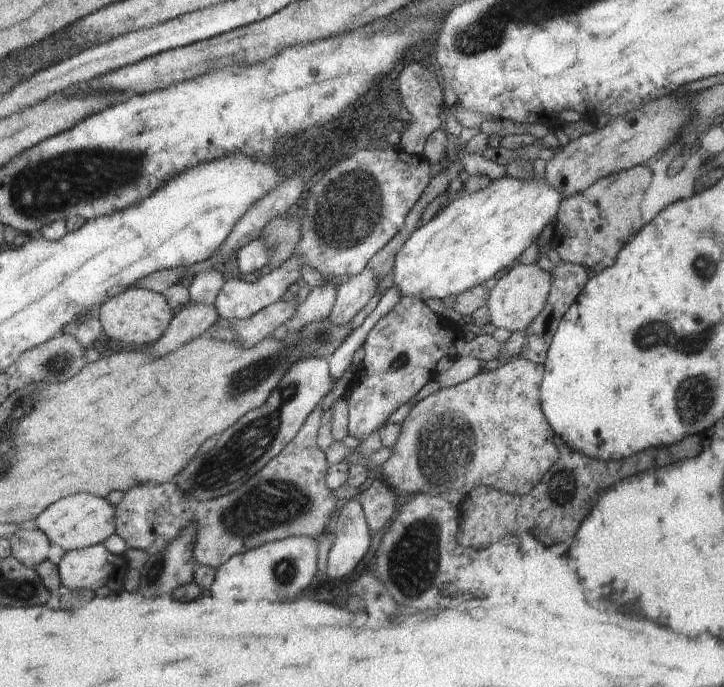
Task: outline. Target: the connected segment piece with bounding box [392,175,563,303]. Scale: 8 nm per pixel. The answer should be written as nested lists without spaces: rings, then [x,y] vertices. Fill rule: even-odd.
[[[528,175],[528,177],[530,177],[530,180],[513,179],[506,176],[500,180],[496,180],[496,182],[491,182],[486,190],[480,190],[480,192],[469,191],[468,194],[462,194],[461,196],[458,196],[456,200],[450,200],[449,204],[446,207],[442,207],[434,218],[426,224],[424,223],[418,230],[415,230],[395,257],[395,264],[393,266],[393,284],[398,288],[400,298],[402,298],[402,296],[412,296],[412,298],[418,298],[418,300],[426,303],[426,300],[430,300],[430,298],[439,298],[442,300],[443,298],[458,296],[459,294],[466,292],[466,290],[470,290],[473,286],[481,285],[490,278],[493,278],[494,276],[496,277],[498,272],[510,268],[509,266],[522,256],[526,248],[531,244],[534,244],[534,242],[537,242],[544,228],[550,223],[554,223],[557,210],[560,206],[560,201],[563,199],[563,194],[560,194],[560,191],[556,190],[556,187],[553,187],[545,177],[536,178],[533,175]]]

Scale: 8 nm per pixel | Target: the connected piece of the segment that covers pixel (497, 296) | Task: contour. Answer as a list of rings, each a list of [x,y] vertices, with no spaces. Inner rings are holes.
[[[517,264],[506,271],[494,284],[494,288],[488,291],[488,302],[485,305],[490,312],[490,323],[512,333],[526,330],[547,306],[552,288],[553,279],[550,272],[541,269],[538,264]]]

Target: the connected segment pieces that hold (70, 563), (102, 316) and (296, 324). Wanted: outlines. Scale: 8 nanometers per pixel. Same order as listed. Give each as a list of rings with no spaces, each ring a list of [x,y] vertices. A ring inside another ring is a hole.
[[[106,544],[67,551],[59,562],[64,585],[71,590],[98,590],[115,572],[116,554]]]
[[[134,287],[118,298],[112,298],[100,309],[97,317],[107,333],[108,338],[126,344],[150,345],[159,340],[168,328],[172,310],[167,299],[156,291]]]
[[[337,281],[328,283],[324,288],[313,288],[306,300],[301,301],[294,316],[286,322],[288,333],[297,333],[310,322],[322,322],[331,315],[337,295]]]

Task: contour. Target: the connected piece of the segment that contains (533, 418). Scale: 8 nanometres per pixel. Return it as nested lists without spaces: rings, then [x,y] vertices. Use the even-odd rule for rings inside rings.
[[[518,356],[510,358],[496,370],[482,371],[460,384],[442,388],[418,401],[401,422],[400,435],[392,447],[393,453],[382,466],[387,483],[401,499],[418,493],[441,495],[448,492],[456,492],[463,497],[470,493],[475,485],[518,494],[519,497],[528,494],[535,483],[539,483],[550,470],[550,466],[560,458],[560,450],[556,450],[552,442],[552,428],[548,426],[538,400],[538,386],[543,382],[544,372],[543,363],[530,362]],[[540,440],[544,442],[542,460],[538,444]],[[500,452],[506,452],[502,460]]]

